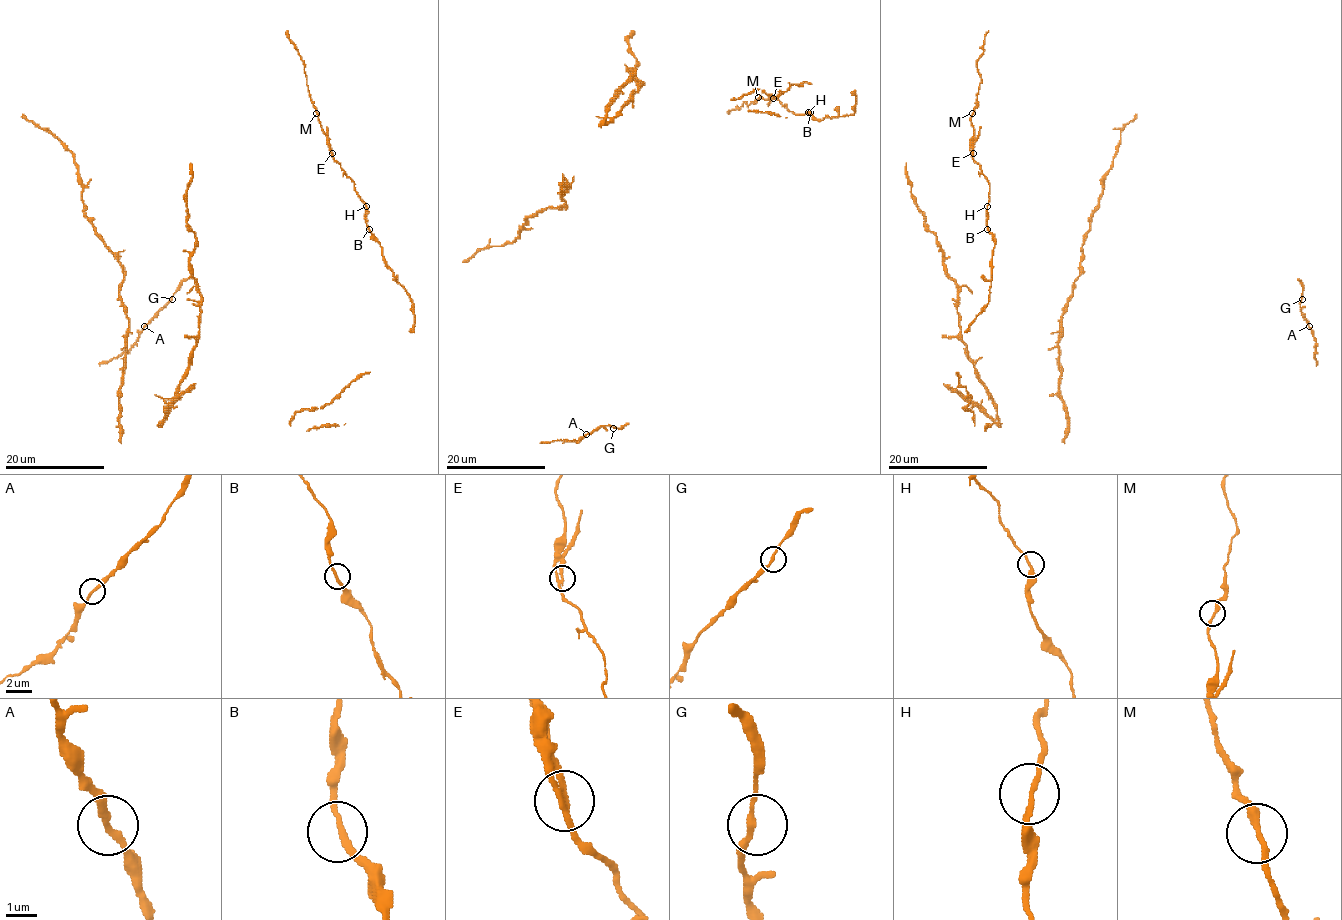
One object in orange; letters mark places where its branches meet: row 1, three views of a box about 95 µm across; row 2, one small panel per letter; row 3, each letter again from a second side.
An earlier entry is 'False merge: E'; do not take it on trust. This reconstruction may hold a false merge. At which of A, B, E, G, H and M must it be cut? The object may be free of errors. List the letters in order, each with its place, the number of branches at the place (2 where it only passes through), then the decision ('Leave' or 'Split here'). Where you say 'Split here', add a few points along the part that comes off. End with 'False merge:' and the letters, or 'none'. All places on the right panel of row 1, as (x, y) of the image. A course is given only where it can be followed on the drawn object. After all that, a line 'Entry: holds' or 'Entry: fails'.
A: Place: (1309, 326). Branches: 2. Leave
B: Place: (987, 229). Branches: 2. Leave
E: Place: (973, 153). Branches: 2. Split here. Course of the part to remove: (973, 153), (981, 126)
G: Place: (1302, 299). Branches: 2. Leave
H: Place: (987, 206). Branches: 2. Leave
M: Place: (972, 113). Branches: 2. Leave
False merge: E
Entry: holds

